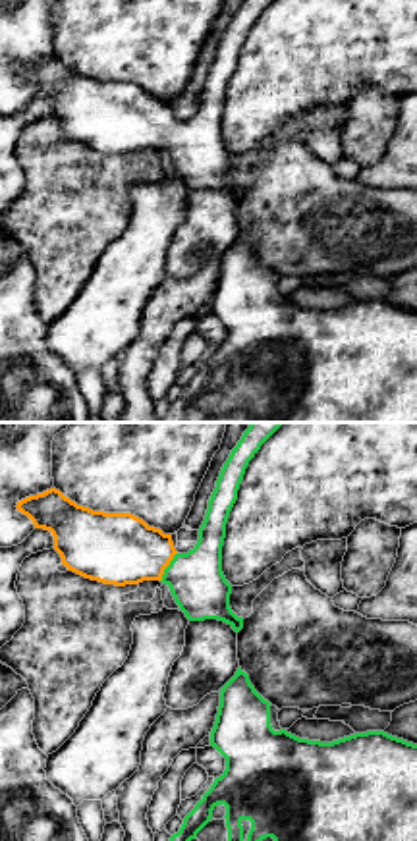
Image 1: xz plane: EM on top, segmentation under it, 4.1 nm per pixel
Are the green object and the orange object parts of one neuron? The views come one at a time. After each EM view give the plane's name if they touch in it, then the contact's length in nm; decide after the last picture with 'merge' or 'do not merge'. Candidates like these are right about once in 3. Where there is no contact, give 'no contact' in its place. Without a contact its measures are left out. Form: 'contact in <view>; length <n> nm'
contact in xz; length 140 nm

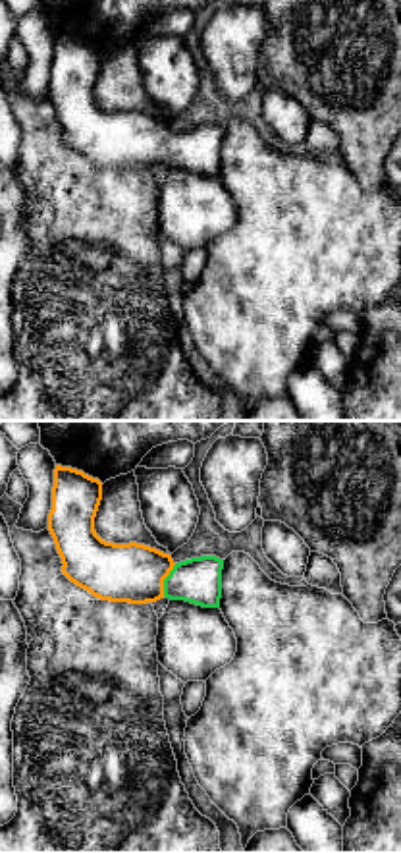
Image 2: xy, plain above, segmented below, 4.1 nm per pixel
contact in xy; length 150 nm

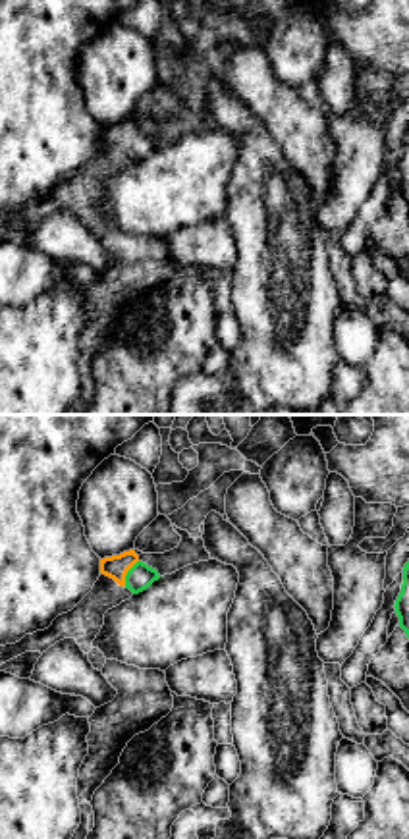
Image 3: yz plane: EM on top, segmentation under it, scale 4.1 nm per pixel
contact in yz; length 130 nm

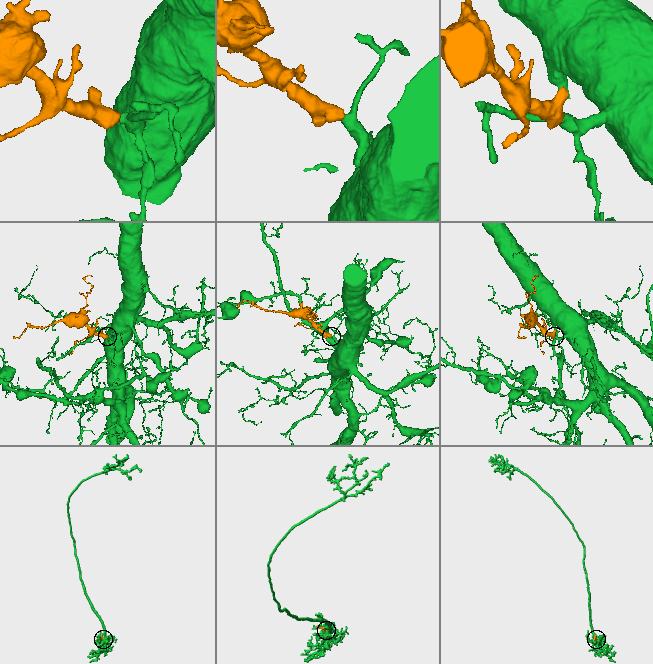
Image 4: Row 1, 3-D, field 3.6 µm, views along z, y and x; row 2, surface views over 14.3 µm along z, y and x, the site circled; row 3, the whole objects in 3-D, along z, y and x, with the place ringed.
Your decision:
merge

